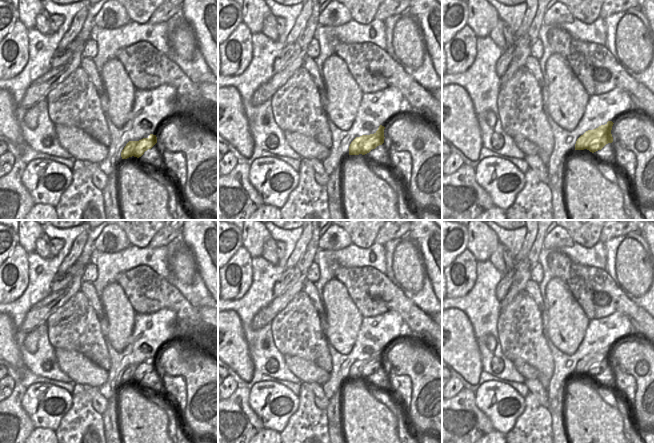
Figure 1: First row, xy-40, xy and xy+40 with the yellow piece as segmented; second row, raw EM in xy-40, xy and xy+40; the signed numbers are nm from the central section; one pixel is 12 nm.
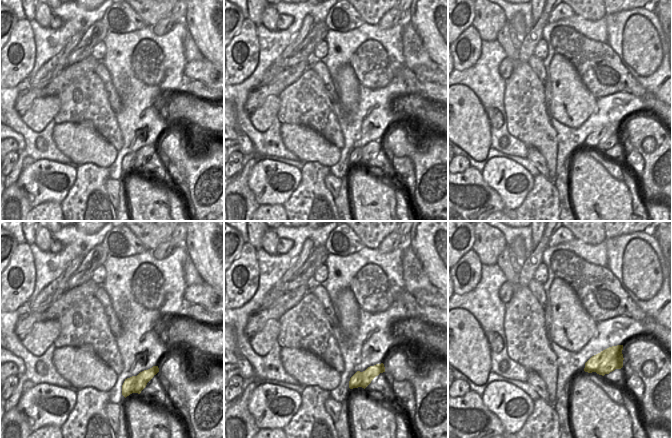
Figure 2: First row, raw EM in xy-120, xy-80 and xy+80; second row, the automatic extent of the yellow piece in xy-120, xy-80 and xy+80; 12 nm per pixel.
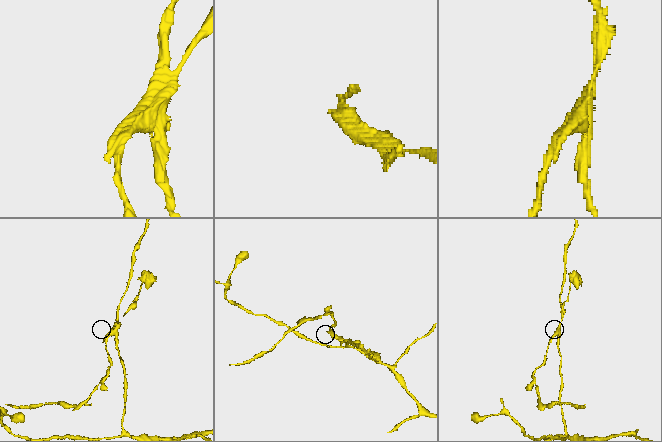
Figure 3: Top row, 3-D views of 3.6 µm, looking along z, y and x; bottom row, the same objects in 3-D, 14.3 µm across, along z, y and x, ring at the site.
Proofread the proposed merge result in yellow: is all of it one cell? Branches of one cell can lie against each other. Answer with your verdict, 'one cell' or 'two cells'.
two cells

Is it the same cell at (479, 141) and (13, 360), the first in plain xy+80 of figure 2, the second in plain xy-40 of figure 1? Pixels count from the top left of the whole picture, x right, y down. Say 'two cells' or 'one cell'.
one cell

